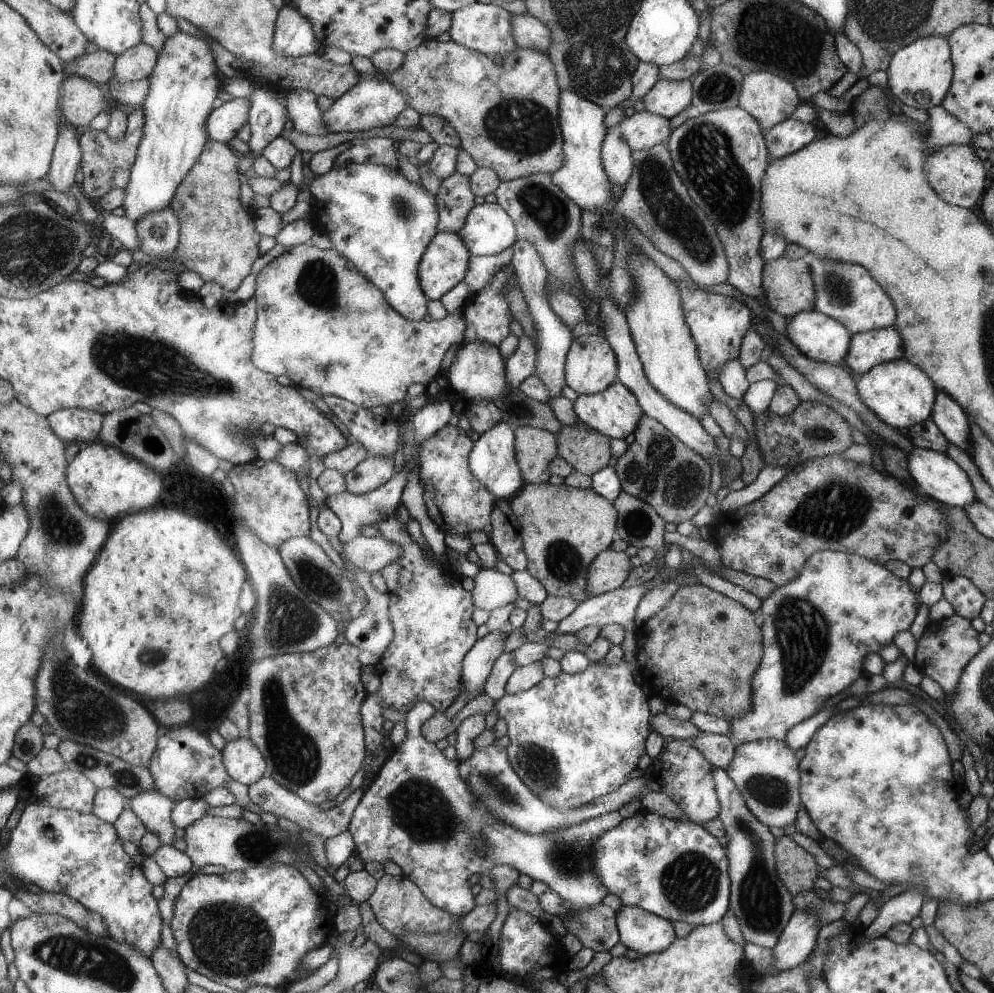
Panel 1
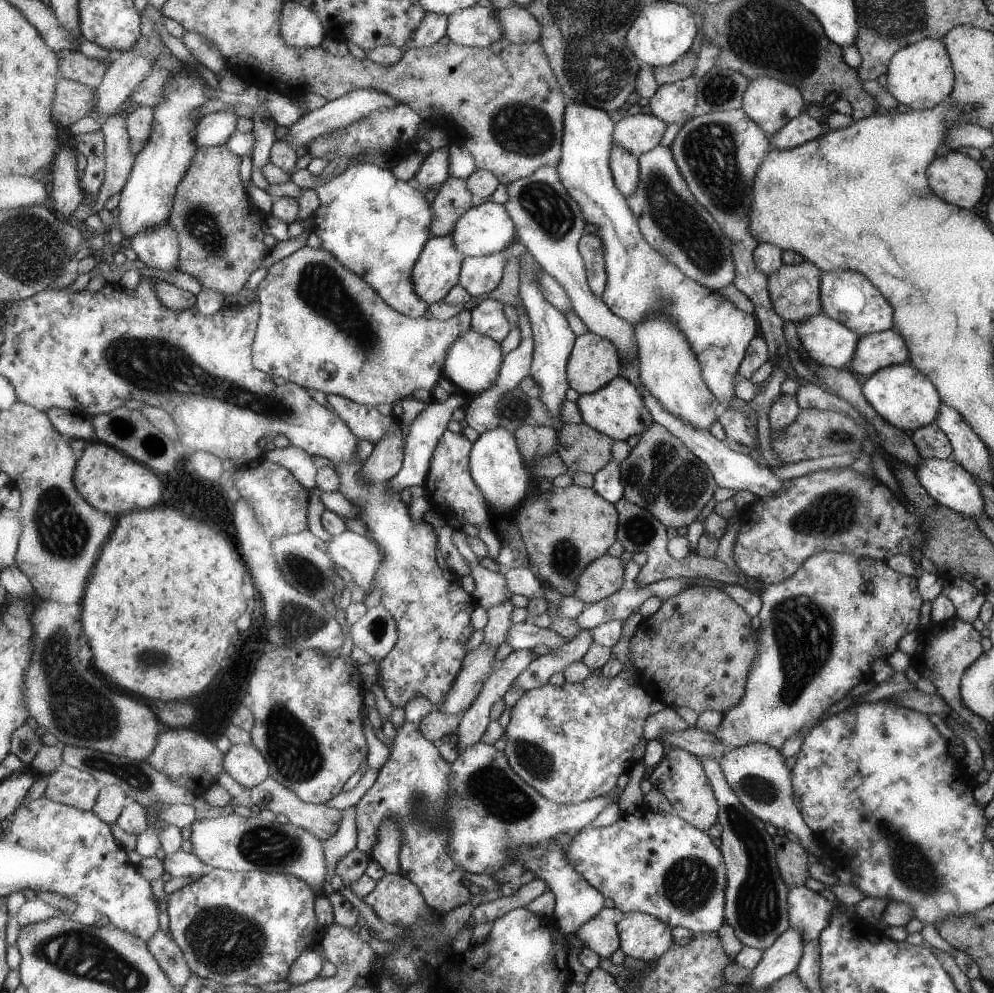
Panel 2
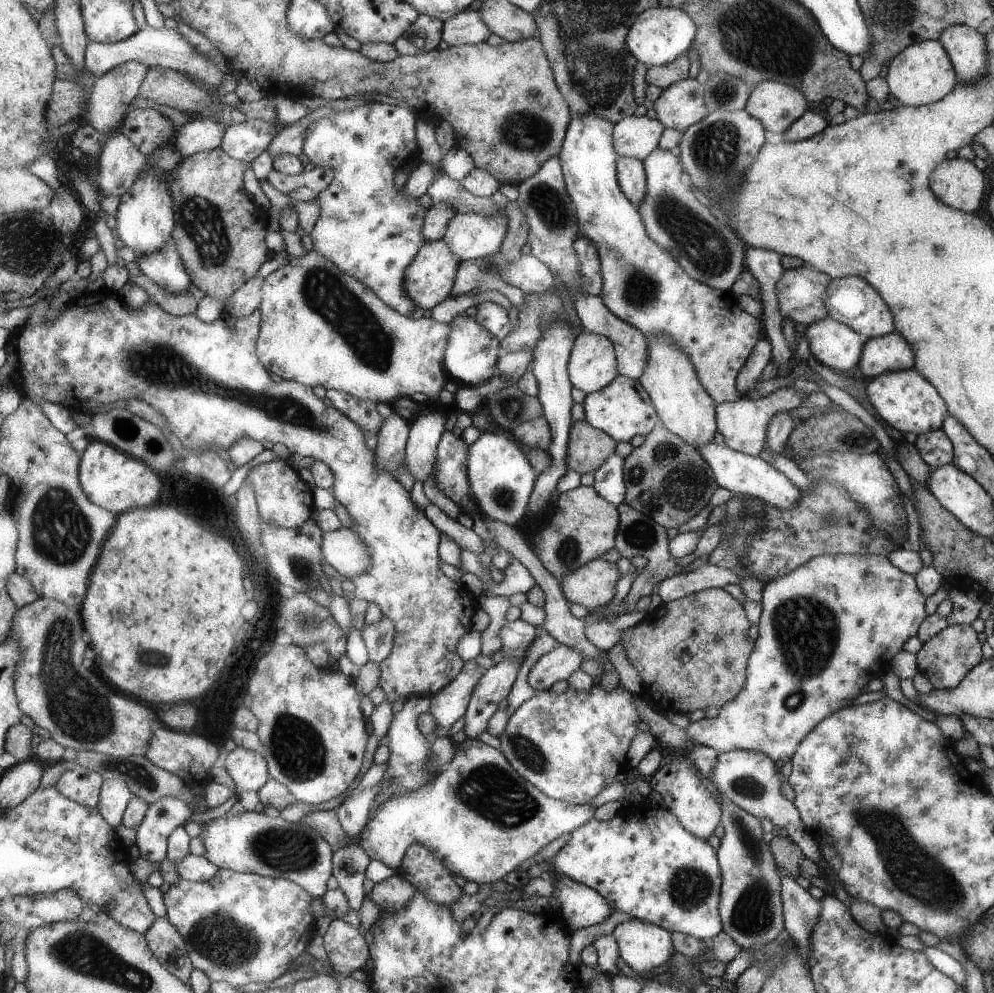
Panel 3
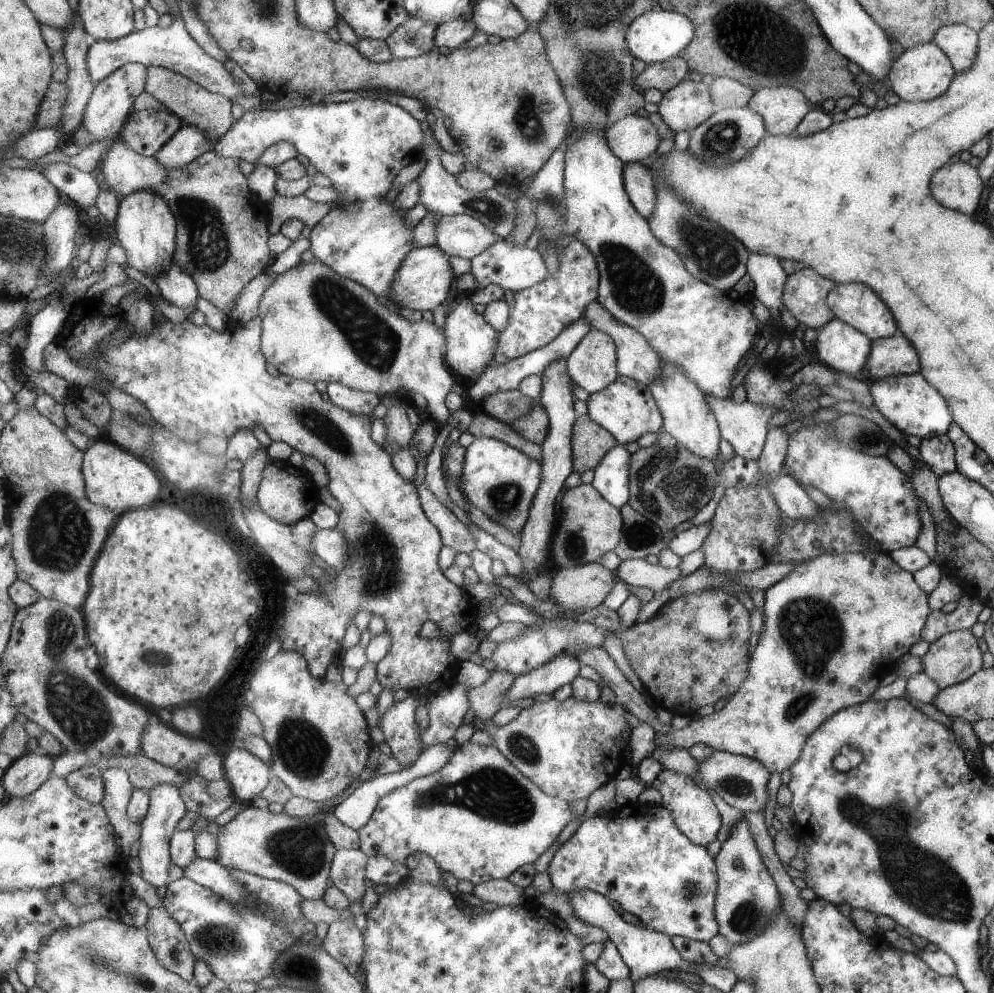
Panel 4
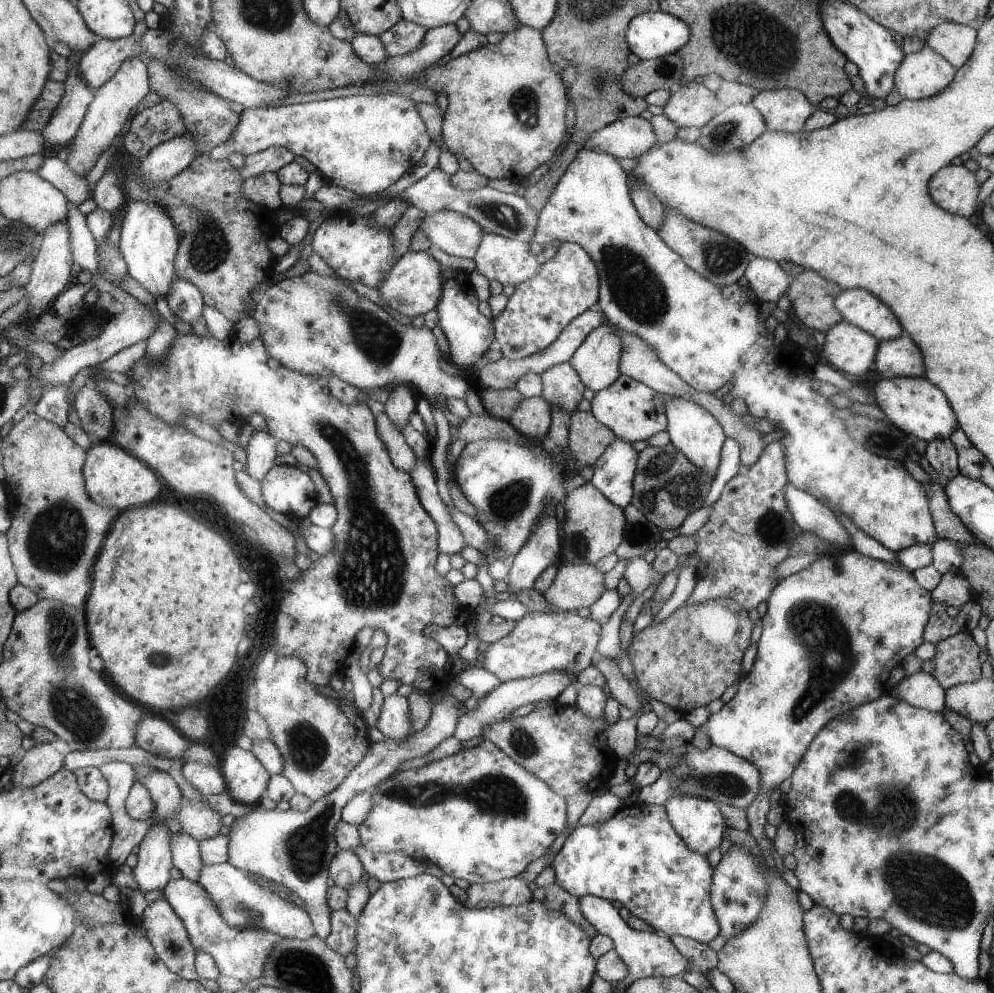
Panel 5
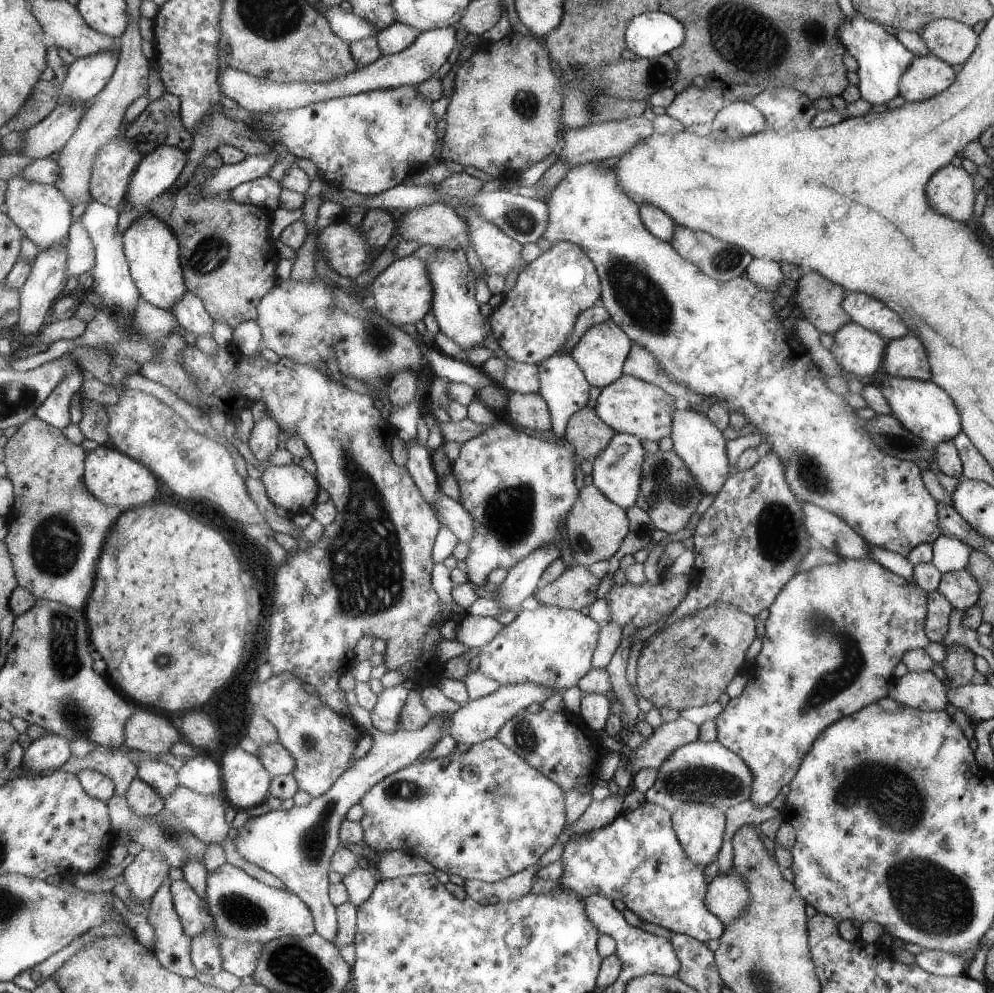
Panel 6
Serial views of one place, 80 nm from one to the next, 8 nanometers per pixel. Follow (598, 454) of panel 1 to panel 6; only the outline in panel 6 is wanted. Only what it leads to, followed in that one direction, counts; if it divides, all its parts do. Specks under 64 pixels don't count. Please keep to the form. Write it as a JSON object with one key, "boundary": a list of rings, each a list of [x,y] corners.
{"boundary":[[[583,406],[566,422],[564,438],[576,450],[579,460],[585,460],[597,457],[609,444],[614,433],[593,409]]]}

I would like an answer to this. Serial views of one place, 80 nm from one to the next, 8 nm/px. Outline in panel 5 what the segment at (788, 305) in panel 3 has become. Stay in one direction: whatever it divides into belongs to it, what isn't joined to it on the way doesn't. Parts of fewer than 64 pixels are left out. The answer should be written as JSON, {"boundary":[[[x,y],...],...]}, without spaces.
{"boundary":[[[804,269],[787,288],[790,306],[804,326],[825,333],[843,316],[835,309],[834,300],[842,288],[823,279],[813,270]]]}

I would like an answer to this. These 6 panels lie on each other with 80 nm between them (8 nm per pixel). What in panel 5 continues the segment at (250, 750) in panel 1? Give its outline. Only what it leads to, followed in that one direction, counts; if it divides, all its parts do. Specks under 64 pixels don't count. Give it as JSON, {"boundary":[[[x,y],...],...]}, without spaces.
{"boundary":[[[235,746],[220,757],[220,767],[227,782],[227,793],[235,803],[259,805],[272,774],[252,751]]]}

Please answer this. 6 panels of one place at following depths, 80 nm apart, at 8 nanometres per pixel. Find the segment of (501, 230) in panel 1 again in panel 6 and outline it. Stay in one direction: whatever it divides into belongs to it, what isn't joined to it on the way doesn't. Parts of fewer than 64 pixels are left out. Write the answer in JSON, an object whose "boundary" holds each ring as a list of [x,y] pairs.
{"boundary":[[[433,203],[426,207],[417,207],[406,211],[401,225],[397,224],[397,230],[405,241],[416,240],[422,245],[429,244],[437,249],[465,252],[475,274],[479,274],[485,280],[487,274],[471,240],[469,223],[462,219],[449,203]]]}

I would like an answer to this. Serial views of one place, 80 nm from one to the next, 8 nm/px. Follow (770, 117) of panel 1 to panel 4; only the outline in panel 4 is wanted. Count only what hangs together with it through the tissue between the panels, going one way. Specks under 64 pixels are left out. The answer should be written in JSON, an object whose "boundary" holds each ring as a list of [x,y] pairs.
{"boundary":[[[794,87],[759,88],[746,105],[763,118],[766,133],[792,135],[809,111],[809,100]]]}

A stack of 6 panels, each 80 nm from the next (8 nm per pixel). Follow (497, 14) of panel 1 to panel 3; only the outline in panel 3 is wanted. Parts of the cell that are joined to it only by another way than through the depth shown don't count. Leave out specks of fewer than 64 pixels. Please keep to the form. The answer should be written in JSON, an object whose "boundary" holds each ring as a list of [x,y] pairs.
{"boundary":[[[463,10],[444,22],[443,38],[449,45],[479,44],[493,33],[481,10]]]}

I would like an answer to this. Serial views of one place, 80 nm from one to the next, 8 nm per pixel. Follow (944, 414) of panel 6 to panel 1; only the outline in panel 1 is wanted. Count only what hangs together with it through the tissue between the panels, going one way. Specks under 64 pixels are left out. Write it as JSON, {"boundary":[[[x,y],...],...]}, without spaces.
{"boundary":[[[903,358],[873,366],[866,373],[861,374],[855,386],[863,404],[886,425],[906,431],[915,423],[930,418],[936,392],[929,377],[926,371]]]}

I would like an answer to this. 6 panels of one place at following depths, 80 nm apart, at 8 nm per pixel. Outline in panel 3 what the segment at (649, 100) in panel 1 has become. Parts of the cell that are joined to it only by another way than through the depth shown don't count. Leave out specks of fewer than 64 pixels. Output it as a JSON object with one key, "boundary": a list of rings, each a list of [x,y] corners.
{"boundary":[[[687,77],[660,91],[653,102],[656,118],[665,128],[682,133],[690,124],[700,121],[708,112],[702,84]]]}

